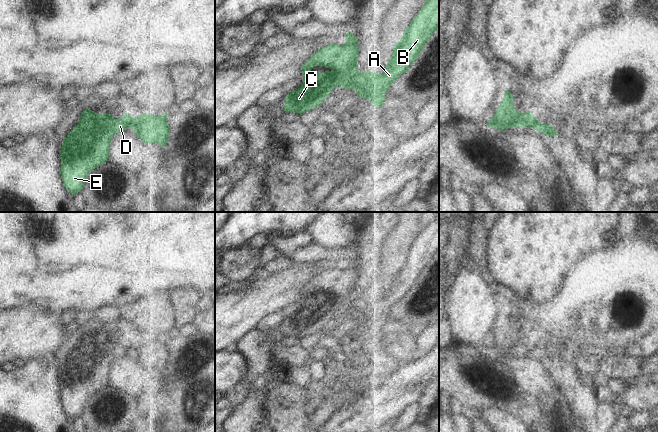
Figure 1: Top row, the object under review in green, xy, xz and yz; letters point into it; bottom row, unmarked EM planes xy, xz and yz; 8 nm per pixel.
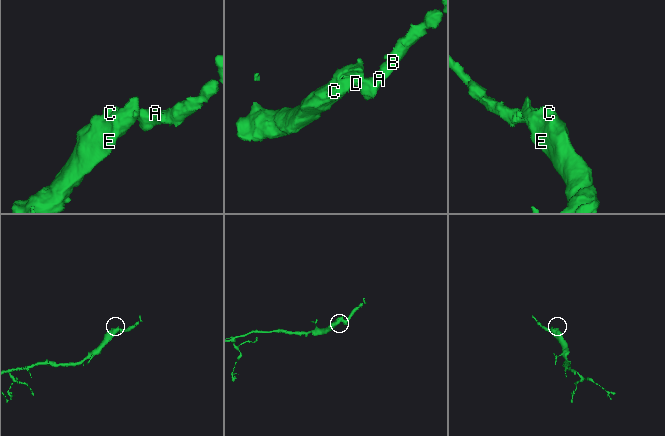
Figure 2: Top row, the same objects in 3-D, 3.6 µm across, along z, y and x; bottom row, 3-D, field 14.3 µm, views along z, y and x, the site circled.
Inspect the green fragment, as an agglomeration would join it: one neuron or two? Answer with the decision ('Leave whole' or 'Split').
Split

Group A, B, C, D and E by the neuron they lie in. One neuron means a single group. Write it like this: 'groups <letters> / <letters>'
groups A B / C D E

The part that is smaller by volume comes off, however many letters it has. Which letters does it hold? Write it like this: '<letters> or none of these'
A, B

